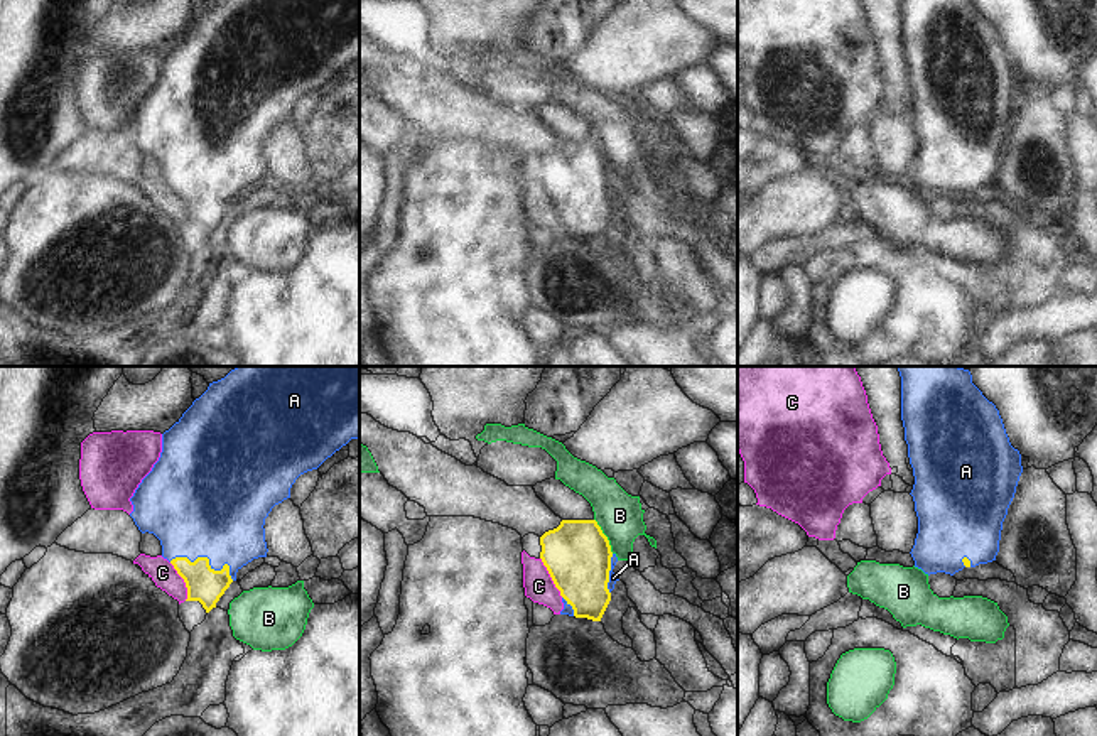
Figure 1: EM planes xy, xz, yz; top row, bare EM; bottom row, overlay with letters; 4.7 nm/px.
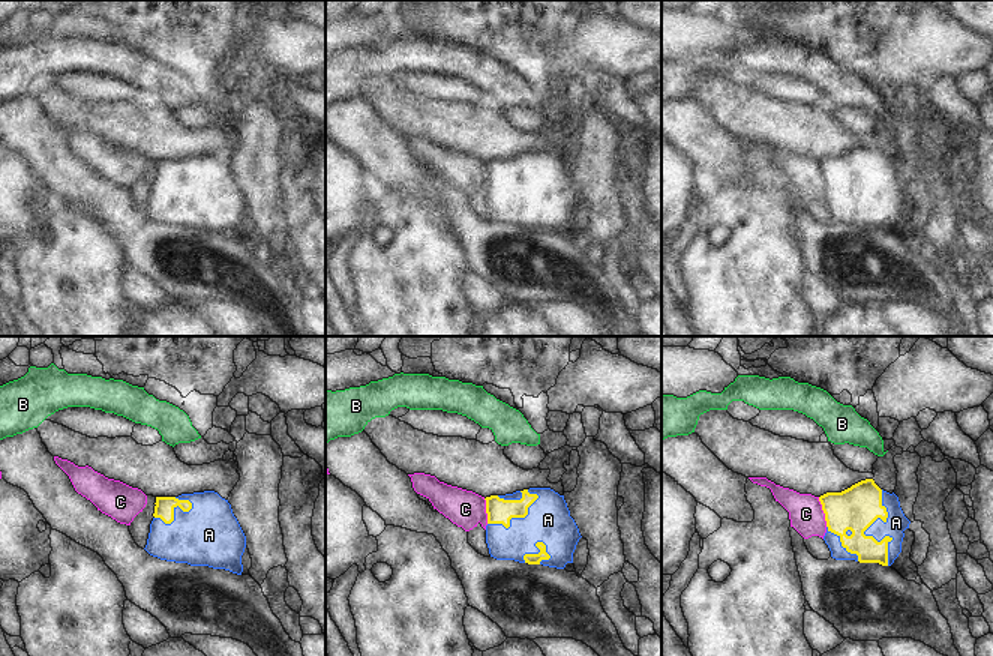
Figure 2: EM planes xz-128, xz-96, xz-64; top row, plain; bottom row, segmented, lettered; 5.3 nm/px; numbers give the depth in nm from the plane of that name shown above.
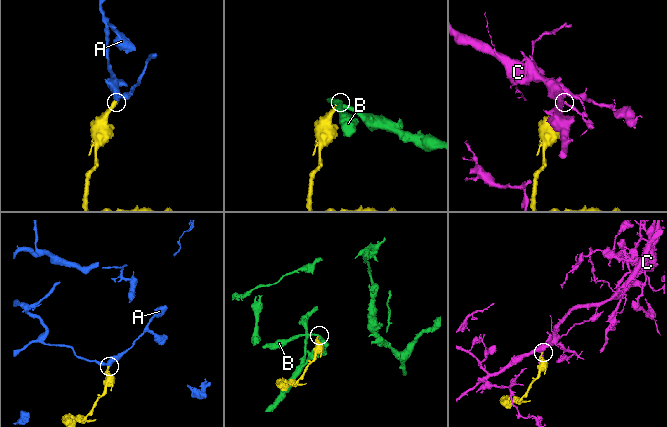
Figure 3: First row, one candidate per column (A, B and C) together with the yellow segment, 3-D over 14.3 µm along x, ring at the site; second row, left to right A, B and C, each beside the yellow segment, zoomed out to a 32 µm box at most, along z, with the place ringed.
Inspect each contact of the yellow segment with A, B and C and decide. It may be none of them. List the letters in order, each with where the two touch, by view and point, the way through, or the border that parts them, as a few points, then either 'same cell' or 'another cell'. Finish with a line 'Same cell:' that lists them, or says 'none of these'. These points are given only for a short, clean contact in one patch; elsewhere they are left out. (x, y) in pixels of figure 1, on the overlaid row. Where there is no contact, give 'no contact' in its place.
A: xy (208, 559) | same cell
B: xz (605, 535) | along xz (594, 519), (613, 552) | another cell
C: xz (551, 576) | along xz (540, 557), (562, 596) | another cell
Same cell: A

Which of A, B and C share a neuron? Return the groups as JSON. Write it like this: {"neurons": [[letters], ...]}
{"neurons": [["A"], ["B"], ["C"]]}

